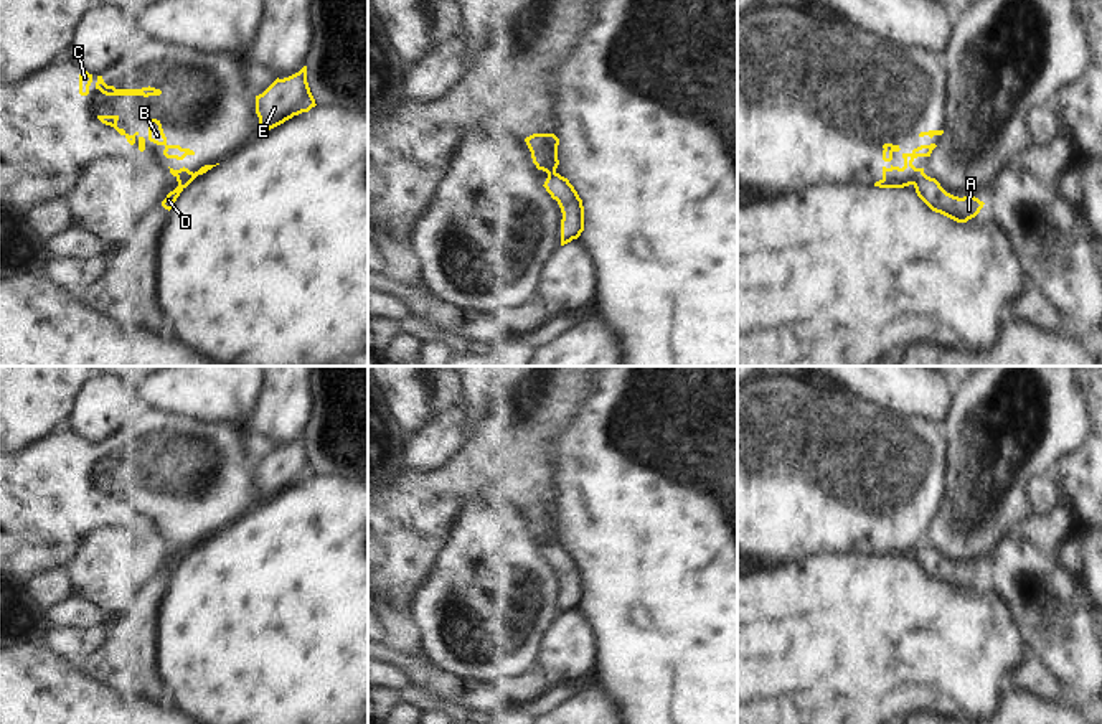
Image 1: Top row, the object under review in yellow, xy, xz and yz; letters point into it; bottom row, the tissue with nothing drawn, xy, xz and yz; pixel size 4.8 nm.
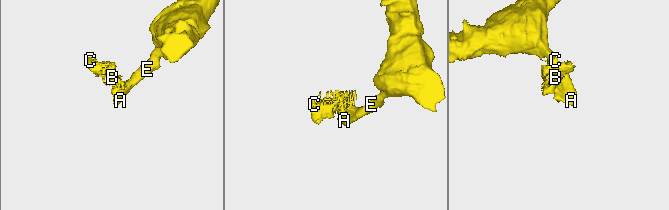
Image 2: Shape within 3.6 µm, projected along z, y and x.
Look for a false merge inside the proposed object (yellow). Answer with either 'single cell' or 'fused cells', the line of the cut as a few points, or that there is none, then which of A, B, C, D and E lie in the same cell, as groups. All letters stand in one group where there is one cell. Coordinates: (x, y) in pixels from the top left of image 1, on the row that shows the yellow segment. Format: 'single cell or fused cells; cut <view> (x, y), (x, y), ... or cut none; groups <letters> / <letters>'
fused cells; cut xy (195, 175), (178, 185); groups A D E / B C

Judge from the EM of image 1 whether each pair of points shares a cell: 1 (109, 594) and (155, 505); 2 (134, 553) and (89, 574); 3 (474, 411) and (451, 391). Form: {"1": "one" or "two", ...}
{"1": "two", "2": "one", "3": "two"}

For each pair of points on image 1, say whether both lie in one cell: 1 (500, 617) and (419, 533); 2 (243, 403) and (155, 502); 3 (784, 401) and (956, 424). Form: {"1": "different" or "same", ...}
{"1": "different", "2": "different", "3": "different"}

